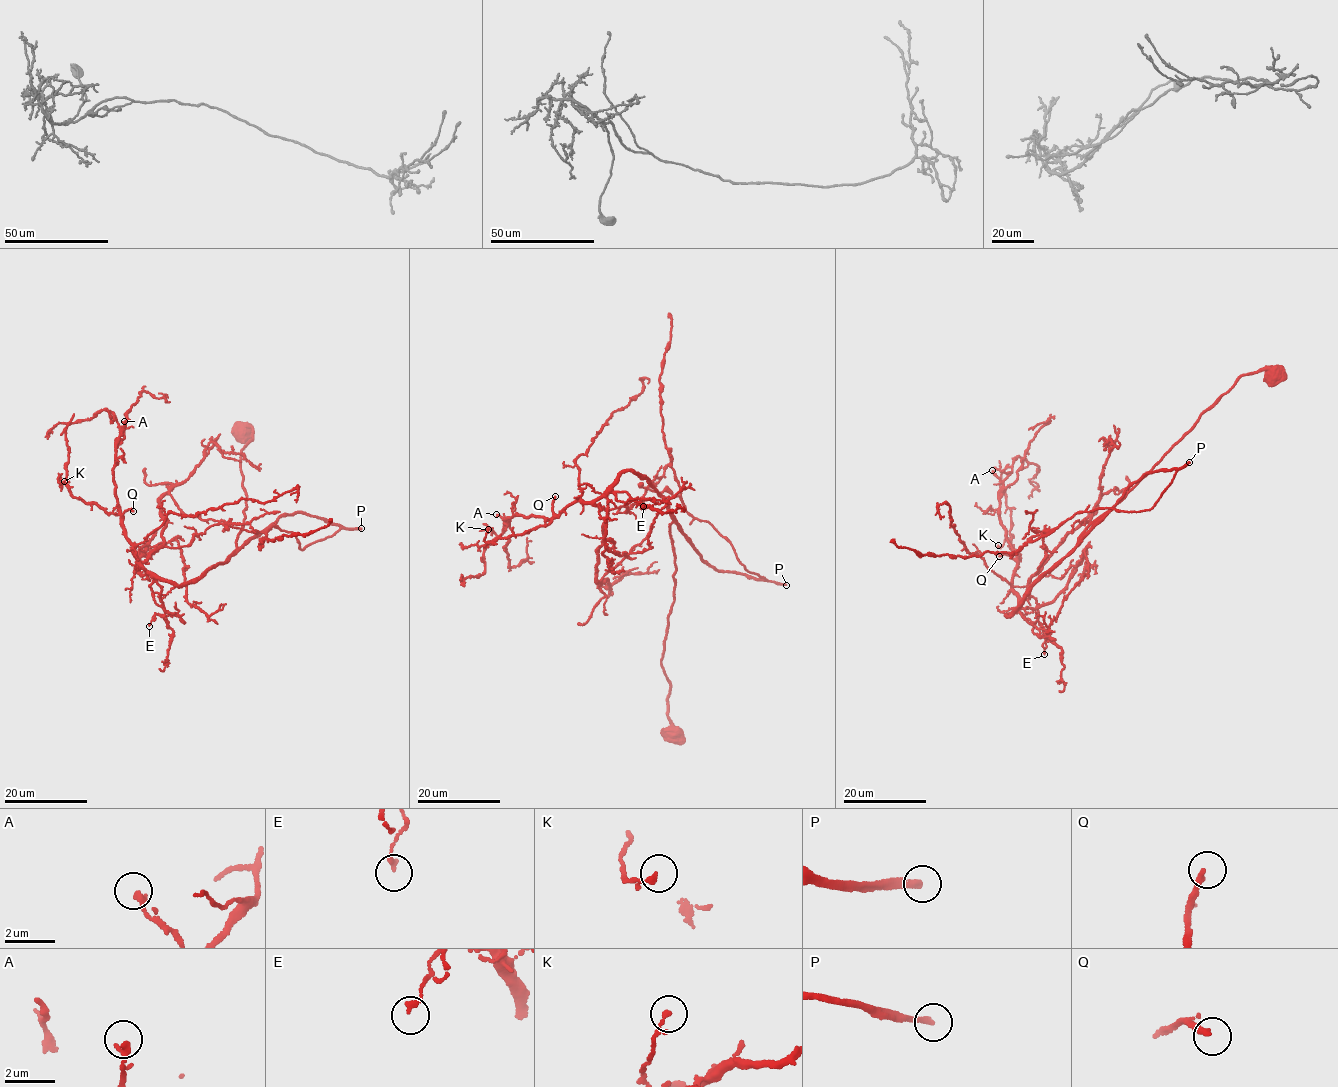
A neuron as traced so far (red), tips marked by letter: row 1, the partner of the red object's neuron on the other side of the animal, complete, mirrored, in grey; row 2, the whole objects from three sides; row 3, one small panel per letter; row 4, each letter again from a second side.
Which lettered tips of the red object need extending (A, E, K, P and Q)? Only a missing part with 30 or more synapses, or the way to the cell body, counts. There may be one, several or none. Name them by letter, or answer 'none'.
P

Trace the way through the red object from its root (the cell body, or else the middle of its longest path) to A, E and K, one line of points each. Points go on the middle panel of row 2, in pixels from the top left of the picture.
A: (673, 733), (661, 662), (676, 569), (663, 496), (626, 470), (594, 501), (549, 519), (504, 523), (496, 514)
E: (673, 733), (661, 662), (675, 594), (673, 520), (663, 496), (626, 470), (612, 488), (643, 506)
K: (673, 733), (661, 662), (676, 569), (663, 496), (626, 470), (546, 525), (487, 543), (488, 529)

